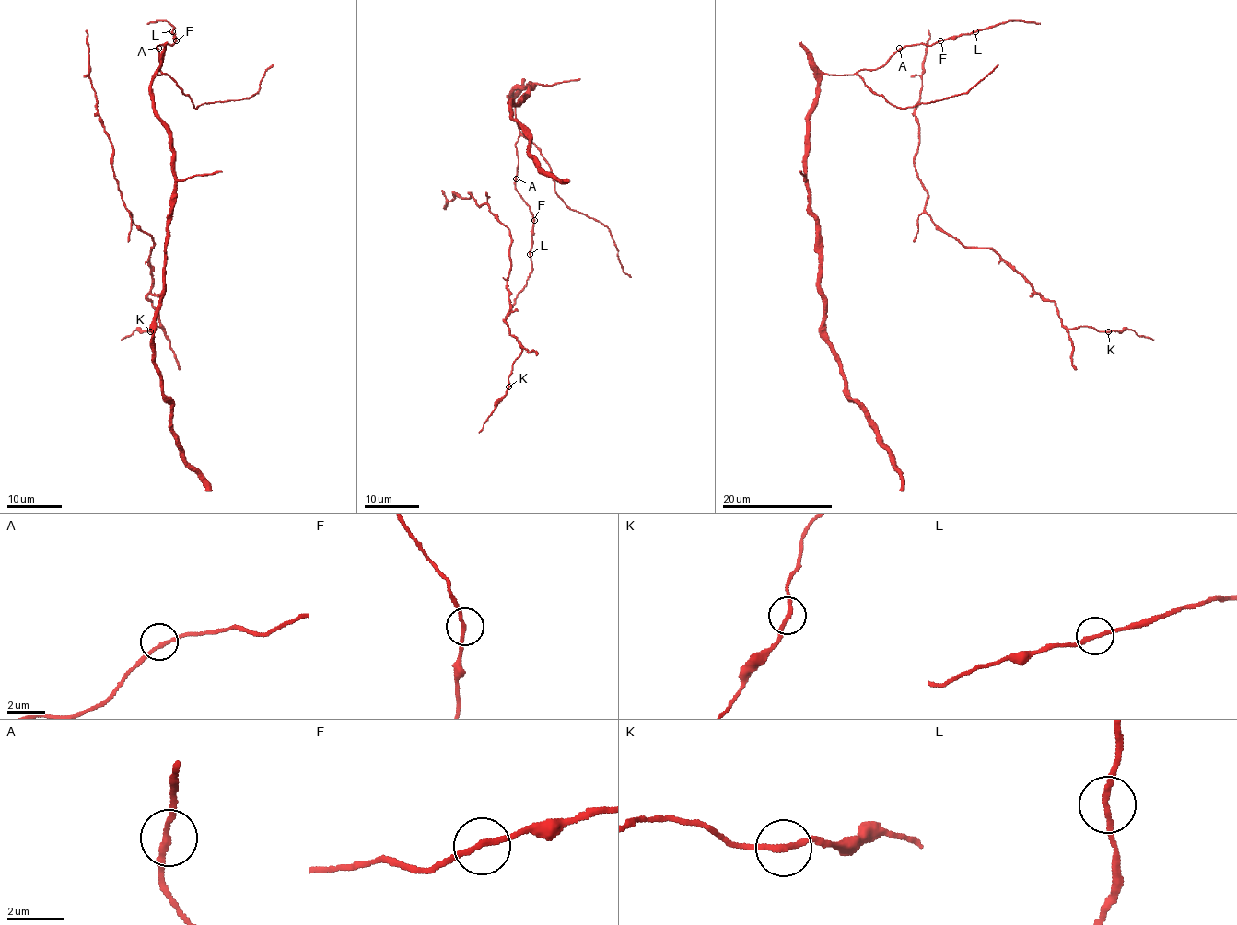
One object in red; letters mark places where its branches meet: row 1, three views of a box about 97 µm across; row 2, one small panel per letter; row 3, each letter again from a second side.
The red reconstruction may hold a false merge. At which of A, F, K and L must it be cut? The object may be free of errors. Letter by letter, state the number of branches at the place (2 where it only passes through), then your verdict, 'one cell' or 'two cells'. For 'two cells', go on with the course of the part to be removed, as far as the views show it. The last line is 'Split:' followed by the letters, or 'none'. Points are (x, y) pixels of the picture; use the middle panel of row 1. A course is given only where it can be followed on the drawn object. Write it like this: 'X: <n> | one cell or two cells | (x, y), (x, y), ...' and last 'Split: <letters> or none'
A: 2 | one cell
F: 2 | one cell
K: 2 | one cell
L: 2 | one cell
Split: none

